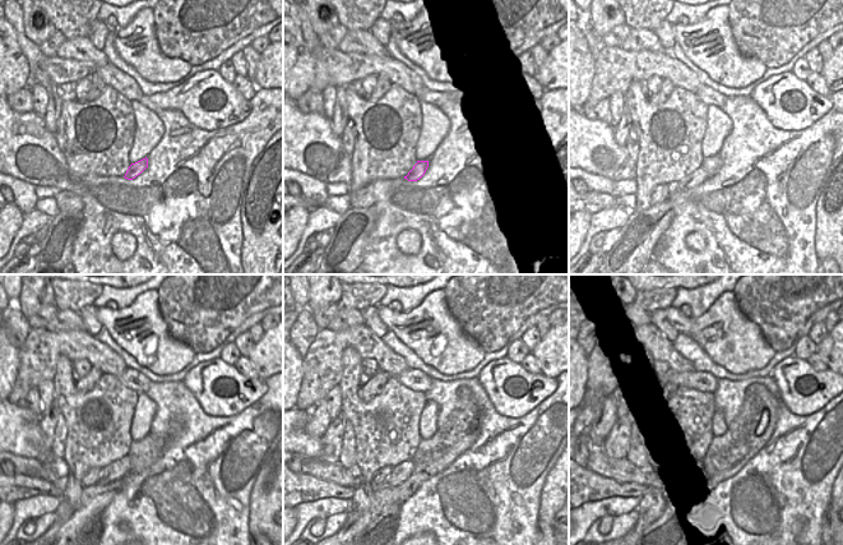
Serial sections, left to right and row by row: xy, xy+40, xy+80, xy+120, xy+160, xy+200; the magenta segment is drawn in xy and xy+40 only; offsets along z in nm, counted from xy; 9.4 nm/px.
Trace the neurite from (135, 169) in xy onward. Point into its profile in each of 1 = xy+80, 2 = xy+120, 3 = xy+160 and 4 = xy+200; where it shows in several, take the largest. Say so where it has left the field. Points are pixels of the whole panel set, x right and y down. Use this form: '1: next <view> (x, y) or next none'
1: next xy+80 (698, 176)
2: next xy+120 (115, 471)
3: next xy+160 (401, 472)
4: next xy+200 (621, 470)

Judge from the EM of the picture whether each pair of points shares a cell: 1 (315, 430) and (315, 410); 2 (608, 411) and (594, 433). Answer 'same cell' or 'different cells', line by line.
1: same cell
2: same cell

